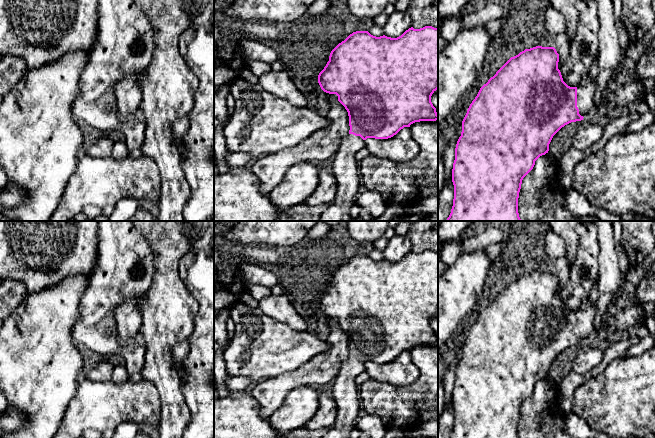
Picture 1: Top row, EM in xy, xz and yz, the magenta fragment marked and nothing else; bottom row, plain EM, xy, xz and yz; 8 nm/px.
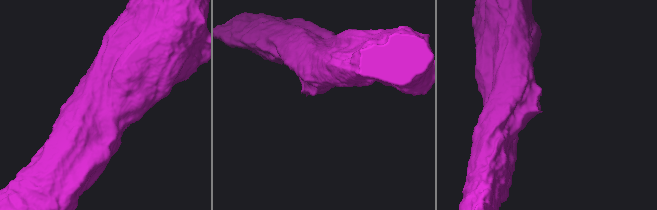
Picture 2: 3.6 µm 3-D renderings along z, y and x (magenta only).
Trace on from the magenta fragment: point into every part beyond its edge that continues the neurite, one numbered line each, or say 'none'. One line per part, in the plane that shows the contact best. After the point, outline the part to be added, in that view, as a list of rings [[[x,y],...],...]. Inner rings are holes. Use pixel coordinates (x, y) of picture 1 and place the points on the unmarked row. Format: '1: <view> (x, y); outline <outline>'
1: yz (585, 315); outline [[[586,299],[580,309],[577,311],[577,331],[579,338],[583,341],[592,339],[595,332],[594,317],[596,314],[596,305]]]

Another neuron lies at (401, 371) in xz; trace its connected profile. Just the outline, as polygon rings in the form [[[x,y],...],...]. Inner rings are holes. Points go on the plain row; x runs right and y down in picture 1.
[[[404,351],[388,363],[367,362],[364,371],[371,380],[393,386],[408,386],[419,377],[420,372],[413,363],[410,351]]]

